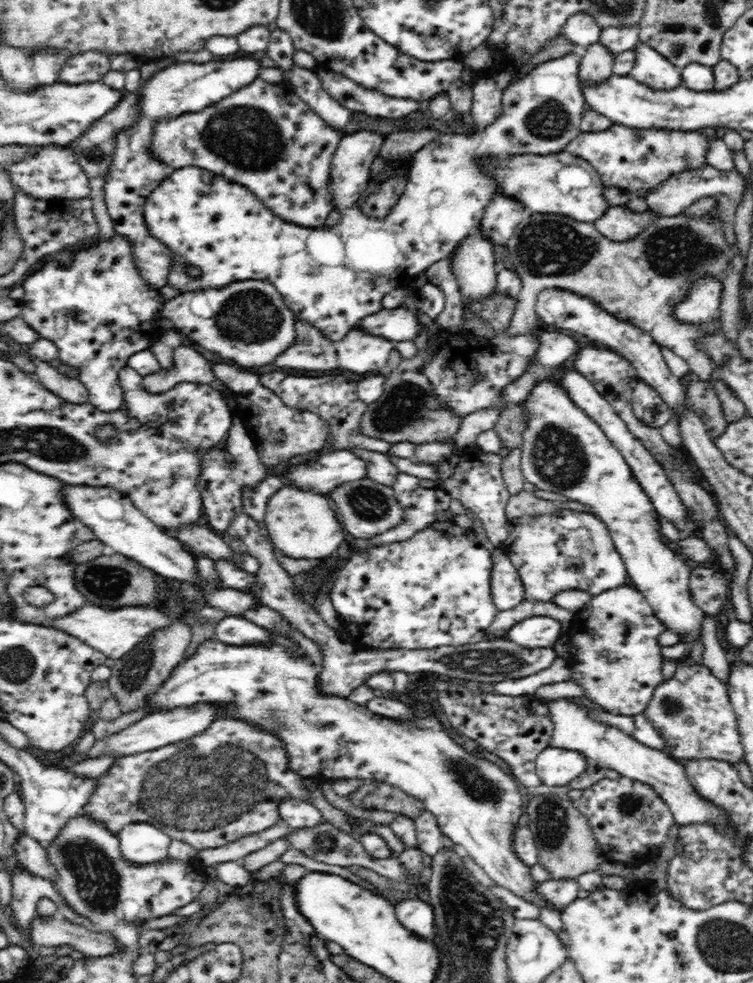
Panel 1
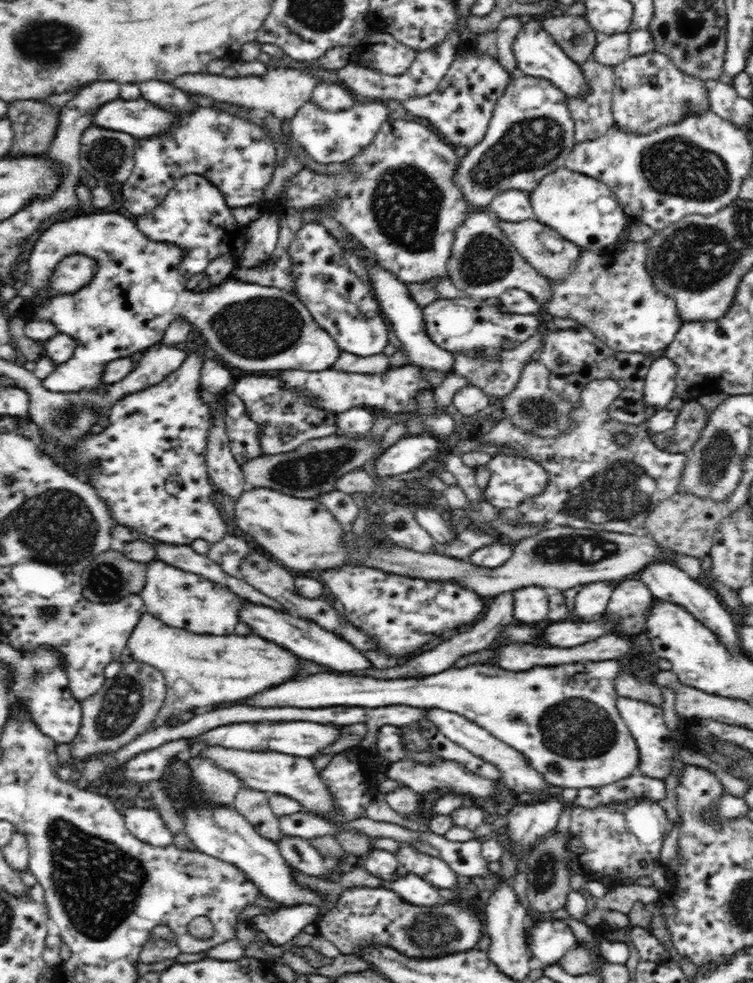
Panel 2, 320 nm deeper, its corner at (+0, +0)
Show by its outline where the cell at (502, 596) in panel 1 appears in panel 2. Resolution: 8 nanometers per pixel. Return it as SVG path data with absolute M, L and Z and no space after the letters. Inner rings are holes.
M529 586L513 591L514 618L519 623L544 625L550 614L549 595L544 587Z

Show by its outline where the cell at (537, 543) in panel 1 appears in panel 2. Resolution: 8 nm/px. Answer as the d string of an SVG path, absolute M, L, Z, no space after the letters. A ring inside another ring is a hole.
M608 581L578 586L576 600L574 600L575 618L586 620L603 614L612 590L612 584L608 584Z

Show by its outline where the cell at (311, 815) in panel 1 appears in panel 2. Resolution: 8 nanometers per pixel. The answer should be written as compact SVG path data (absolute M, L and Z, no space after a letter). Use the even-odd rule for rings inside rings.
M384 887L346 890L333 910L316 922L318 935L338 948L340 954L363 958L370 948L392 948L411 960L432 960L478 948L484 926L480 918L458 904L418 905L405 902Z

